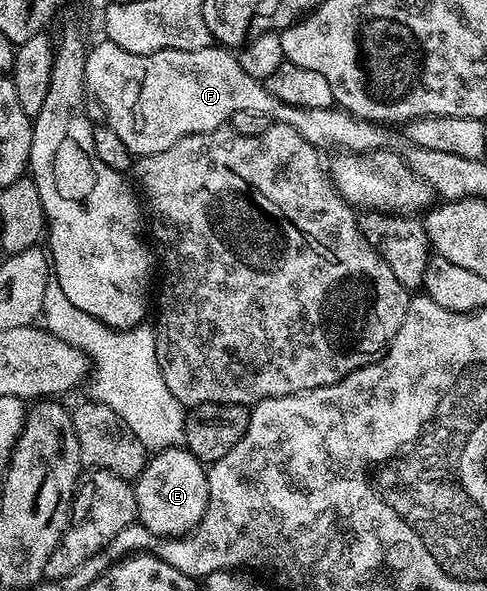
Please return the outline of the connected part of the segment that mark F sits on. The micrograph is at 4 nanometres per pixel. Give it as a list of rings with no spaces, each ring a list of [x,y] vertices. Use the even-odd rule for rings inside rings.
[[[100,40],[87,52],[85,92],[87,113],[96,123],[105,123],[109,128],[113,128],[113,132],[121,136],[125,148],[129,148],[135,156],[165,152],[165,148],[173,148],[173,144],[177,144],[177,140],[185,136],[204,134],[226,127],[233,112],[264,114],[301,132],[301,136],[310,146],[323,152],[332,149],[331,151],[348,154],[368,154],[374,150],[382,150],[388,145],[388,129],[384,125],[355,118],[346,110],[338,108],[297,108],[277,101],[260,79],[249,76],[249,72],[241,68],[238,57],[230,49],[218,44],[196,50],[158,50],[152,54],[134,54],[125,52],[125,48],[117,48],[117,44]]]

